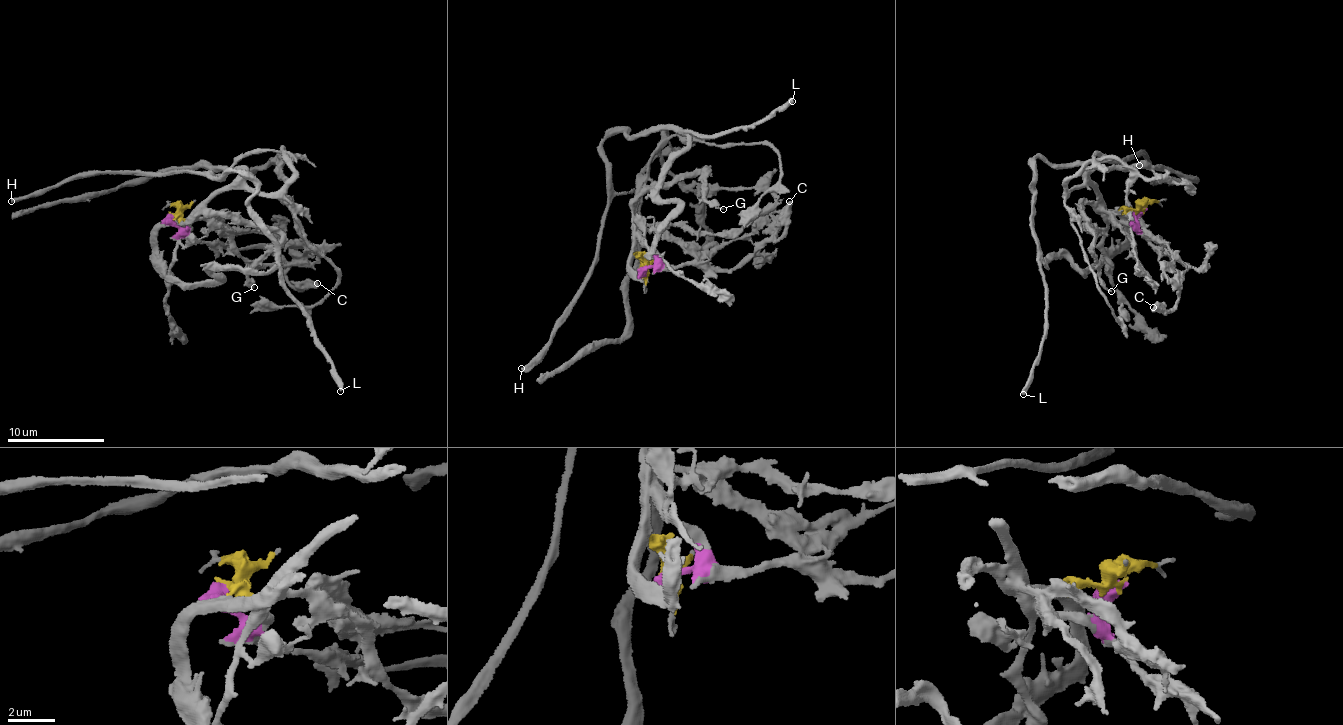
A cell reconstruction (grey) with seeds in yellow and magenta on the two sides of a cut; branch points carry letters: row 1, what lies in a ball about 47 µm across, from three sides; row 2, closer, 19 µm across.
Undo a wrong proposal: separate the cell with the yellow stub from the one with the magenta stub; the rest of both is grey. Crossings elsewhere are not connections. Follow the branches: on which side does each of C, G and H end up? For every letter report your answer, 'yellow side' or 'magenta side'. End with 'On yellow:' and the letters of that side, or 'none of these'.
C: magenta side
G: yellow side
H: yellow side
On yellow: G, H

